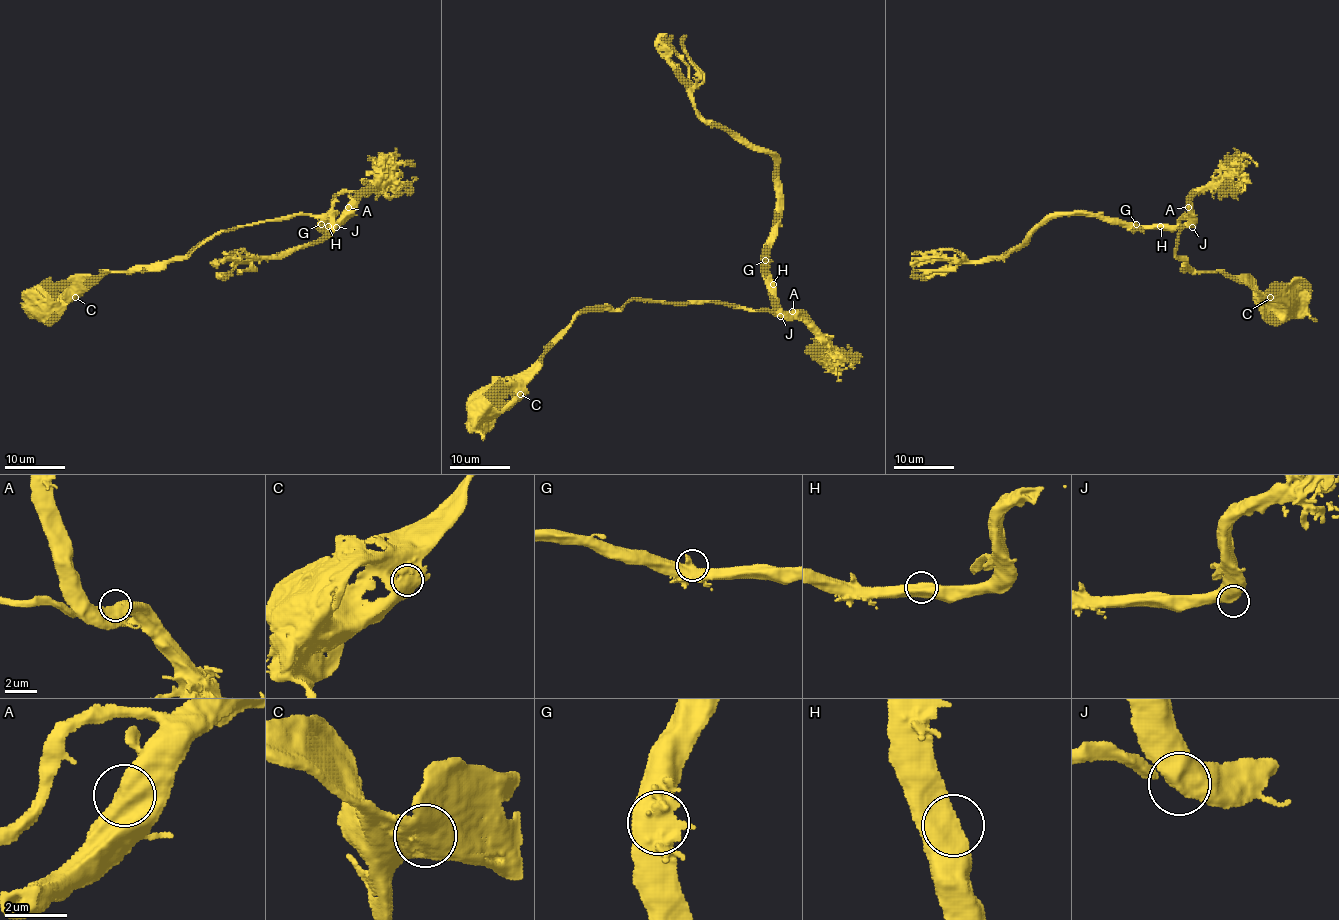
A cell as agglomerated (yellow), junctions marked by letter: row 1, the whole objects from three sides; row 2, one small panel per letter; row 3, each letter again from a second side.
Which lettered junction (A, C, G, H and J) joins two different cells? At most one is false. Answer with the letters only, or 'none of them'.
none of them

